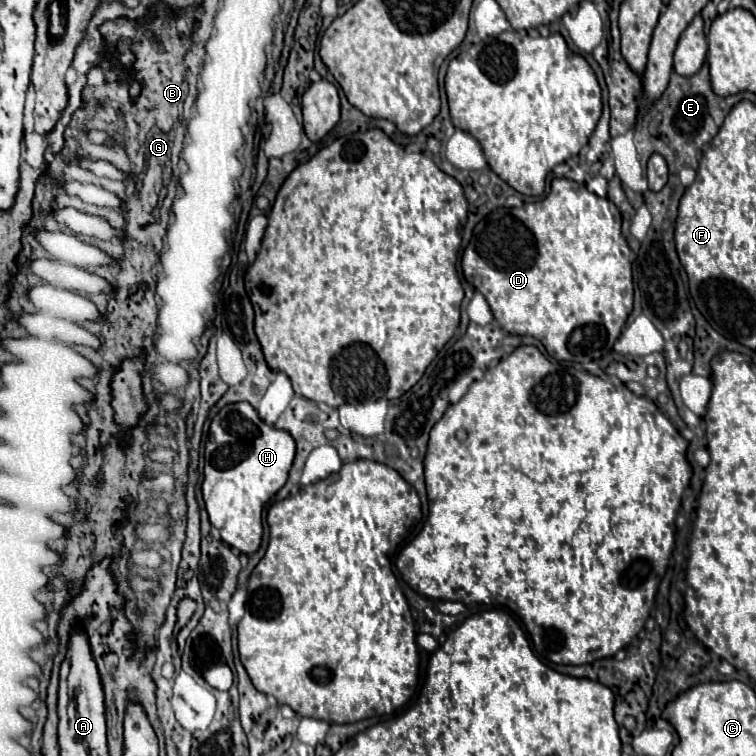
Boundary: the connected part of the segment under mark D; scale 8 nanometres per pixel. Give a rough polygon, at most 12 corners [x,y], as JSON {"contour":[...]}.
{"contour":[[554,178],[476,224],[462,272],[554,360],[632,312],[618,208]]}

